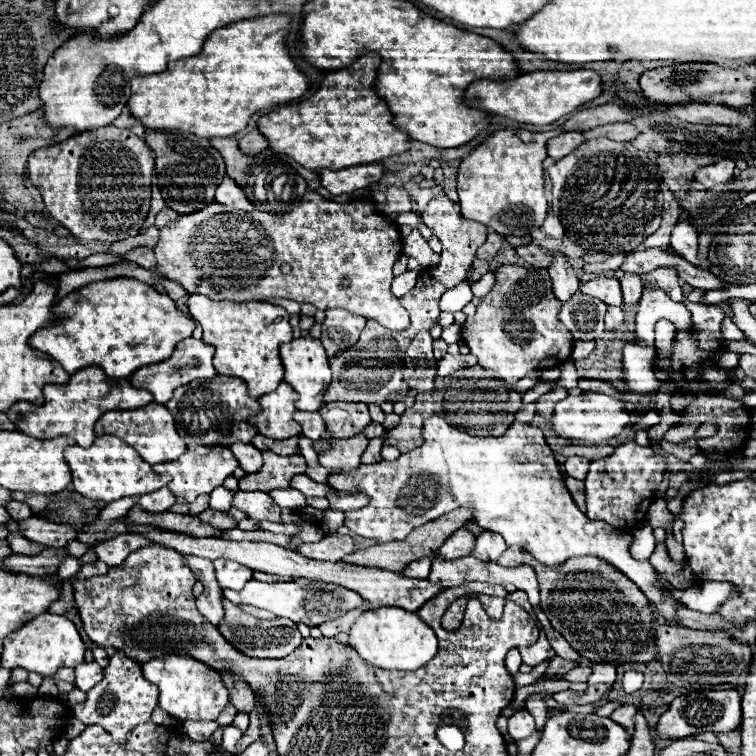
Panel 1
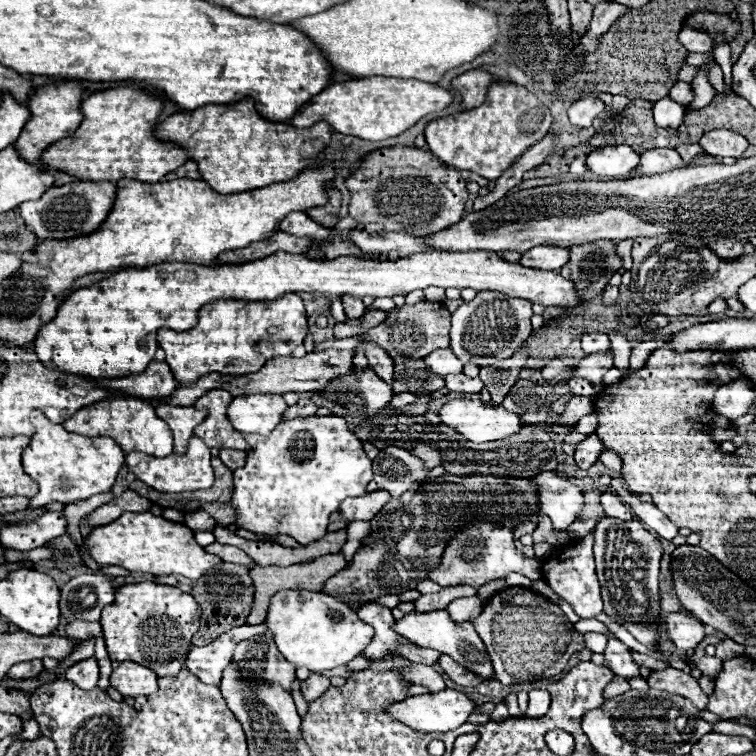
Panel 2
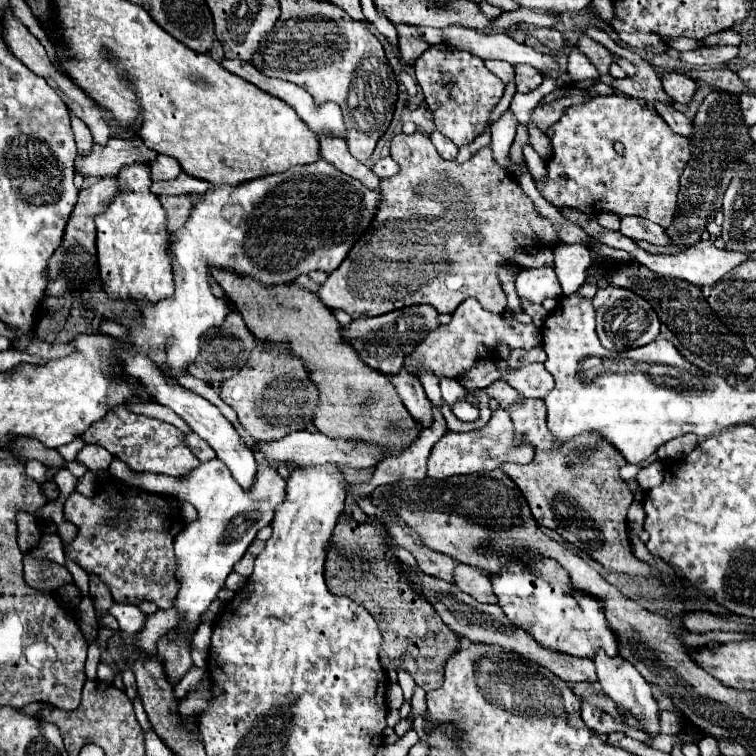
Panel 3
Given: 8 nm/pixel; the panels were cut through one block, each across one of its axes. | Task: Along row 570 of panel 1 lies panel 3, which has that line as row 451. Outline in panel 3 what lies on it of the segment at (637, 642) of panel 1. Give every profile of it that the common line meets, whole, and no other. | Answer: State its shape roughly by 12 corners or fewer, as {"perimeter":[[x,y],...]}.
{"perimeter":[[504,382],[486,394],[532,442],[504,464],[538,524],[608,570],[634,556],[624,456],[596,432],[566,442],[544,400]]}

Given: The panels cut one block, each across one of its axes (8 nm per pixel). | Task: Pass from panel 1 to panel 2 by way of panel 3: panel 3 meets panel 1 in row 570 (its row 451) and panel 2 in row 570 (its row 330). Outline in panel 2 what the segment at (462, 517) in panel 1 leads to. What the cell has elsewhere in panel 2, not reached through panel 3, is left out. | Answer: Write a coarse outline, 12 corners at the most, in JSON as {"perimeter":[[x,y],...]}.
{"perimeter":[[342,552],[312,562],[250,570],[248,624],[264,624],[280,590],[318,592],[348,566]]}

